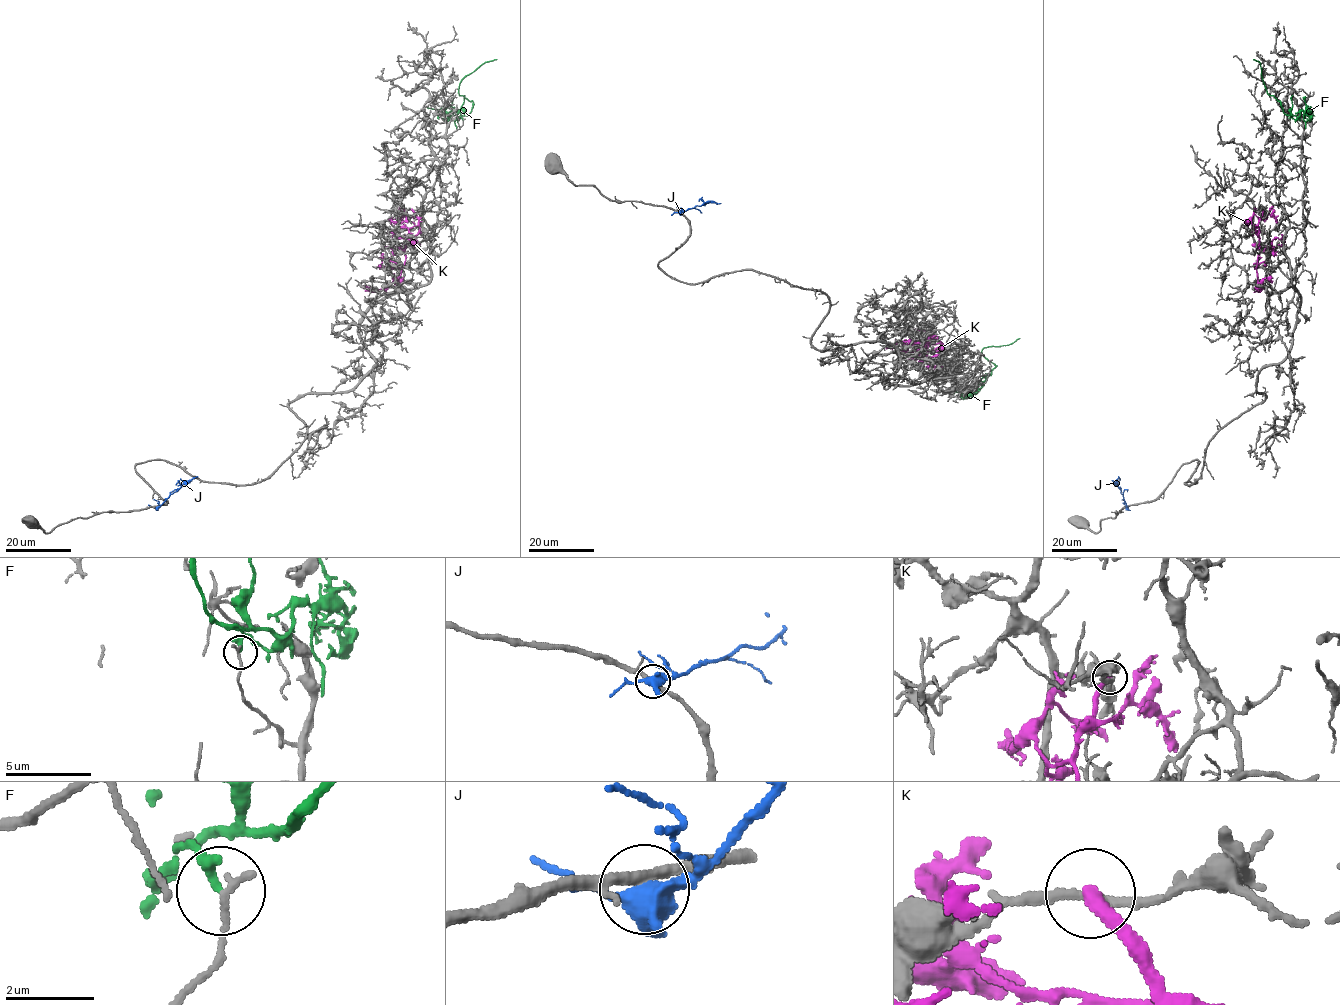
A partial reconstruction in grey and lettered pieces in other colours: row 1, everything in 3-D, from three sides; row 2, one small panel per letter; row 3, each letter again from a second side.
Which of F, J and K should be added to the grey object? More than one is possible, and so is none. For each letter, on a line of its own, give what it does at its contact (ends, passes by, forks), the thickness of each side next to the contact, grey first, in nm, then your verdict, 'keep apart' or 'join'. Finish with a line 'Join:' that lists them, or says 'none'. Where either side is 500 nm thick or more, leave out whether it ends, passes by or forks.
F: it ends; calibres 180 and 260 nm; keep apart
J: it forks; calibres 240 and 400 nm; keep apart
K: it ends; calibres 190 and 320 nm; keep apart
Join: none

